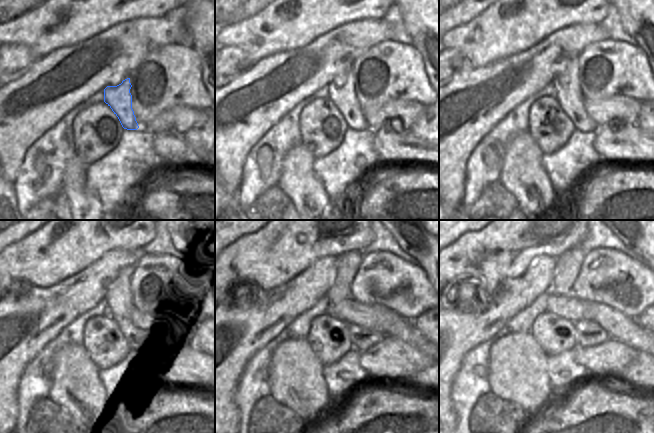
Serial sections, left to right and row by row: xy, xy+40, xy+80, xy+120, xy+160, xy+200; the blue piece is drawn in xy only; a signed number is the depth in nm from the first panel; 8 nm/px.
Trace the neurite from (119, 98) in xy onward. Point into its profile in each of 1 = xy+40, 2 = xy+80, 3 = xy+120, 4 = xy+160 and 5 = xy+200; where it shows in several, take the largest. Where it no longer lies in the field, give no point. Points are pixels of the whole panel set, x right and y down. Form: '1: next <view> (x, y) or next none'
1: next xy+40 (342, 93)
2: next xy+80 (568, 93)
3: next xy+120 (137, 343)
4: next xy+160 (361, 338)
5: next xy+200 (588, 332)

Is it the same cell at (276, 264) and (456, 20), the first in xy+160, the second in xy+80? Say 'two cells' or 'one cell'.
two cells

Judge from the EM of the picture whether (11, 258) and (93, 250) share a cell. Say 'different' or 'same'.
same

